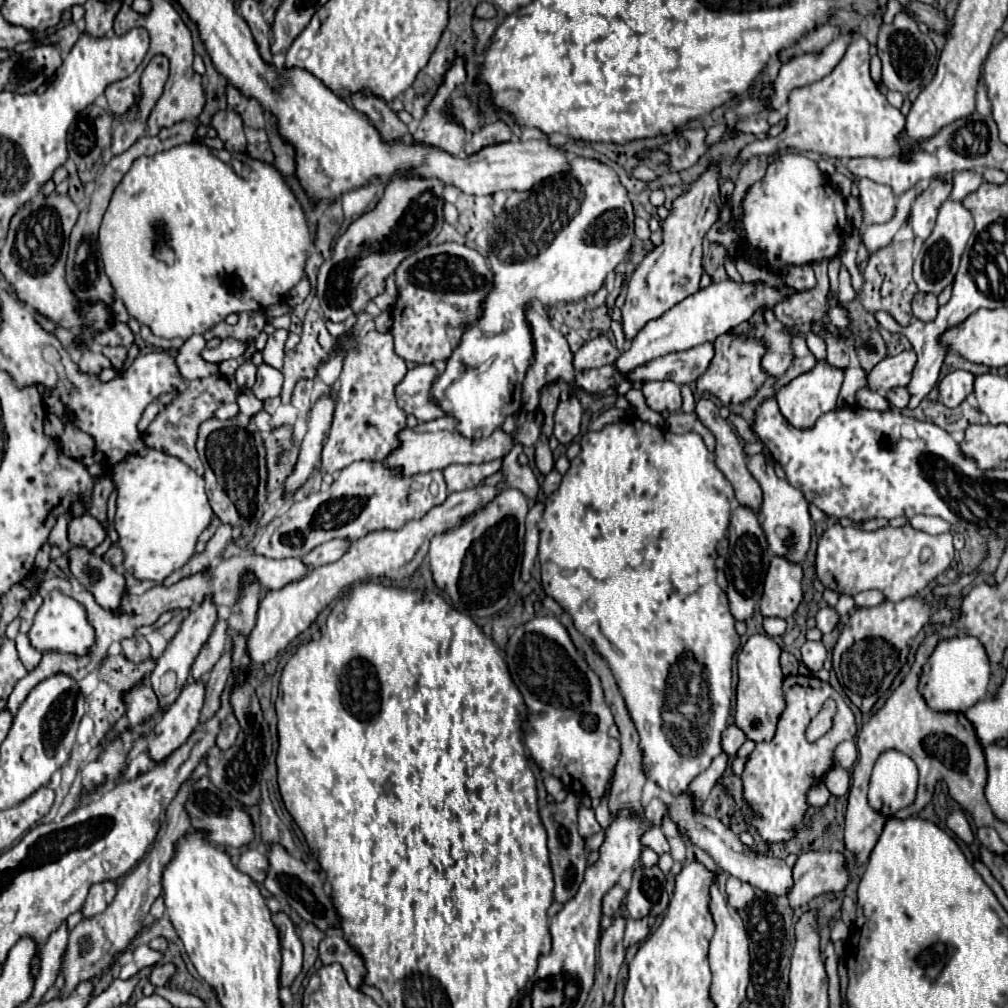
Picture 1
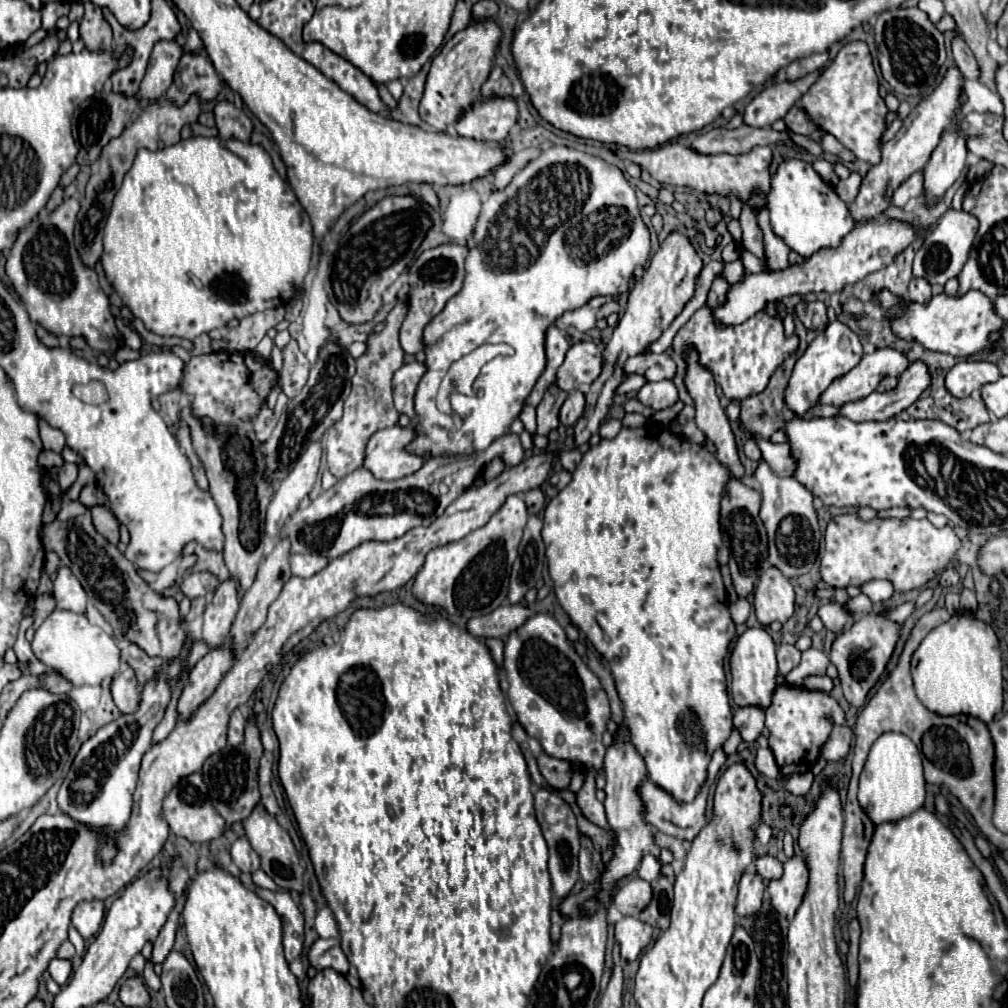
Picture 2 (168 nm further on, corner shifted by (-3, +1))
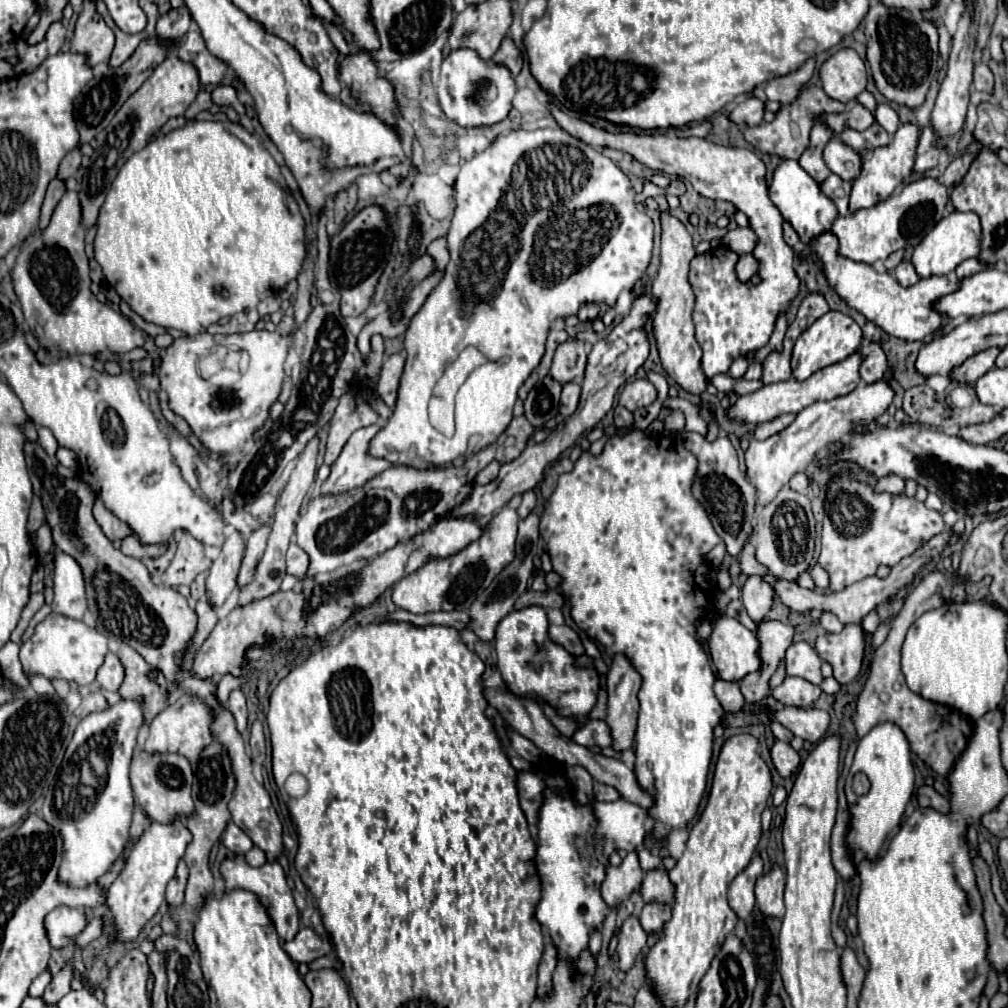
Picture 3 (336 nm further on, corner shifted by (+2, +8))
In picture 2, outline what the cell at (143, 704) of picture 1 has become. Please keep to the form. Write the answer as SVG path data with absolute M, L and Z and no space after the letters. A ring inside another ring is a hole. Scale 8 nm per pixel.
M132 668L122 670L112 680L112 698L114 698L114 704L120 708L120 712L124 714L130 714L138 708L140 690L138 690L138 682Z

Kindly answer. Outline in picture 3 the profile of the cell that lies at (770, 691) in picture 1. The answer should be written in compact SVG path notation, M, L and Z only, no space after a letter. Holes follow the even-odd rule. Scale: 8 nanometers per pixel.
M717 617L715 619L715 629L709 639L709 653L717 667L719 677L723 681L741 681L747 673L757 671L761 667L759 649L761 649L761 643L759 643L755 631L749 631L733 617Z

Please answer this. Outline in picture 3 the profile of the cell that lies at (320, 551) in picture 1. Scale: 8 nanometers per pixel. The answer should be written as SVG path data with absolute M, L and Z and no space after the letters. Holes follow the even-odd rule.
M291 543L287 551L287 573L303 577L307 569L309 569L309 555L299 545Z

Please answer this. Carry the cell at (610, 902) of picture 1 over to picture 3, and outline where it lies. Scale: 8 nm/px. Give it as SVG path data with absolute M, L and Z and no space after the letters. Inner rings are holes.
M659 867L653 871L647 871L641 887L637 889L641 899L645 903L673 903L673 885L667 877L667 869Z

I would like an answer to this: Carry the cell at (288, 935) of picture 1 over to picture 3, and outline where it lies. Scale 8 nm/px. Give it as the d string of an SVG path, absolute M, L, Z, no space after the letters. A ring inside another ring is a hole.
M233 857L233 859L225 859L221 863L221 873L225 877L225 885L227 889L249 889L253 893L257 893L261 897L261 903L265 905L273 925L277 927L277 933L279 933L279 939L285 943L285 941L291 941L297 931L299 931L299 911L295 907L295 901L293 901L293 893L285 881L285 873L281 869L279 863L265 863L263 867L249 867L245 863L243 857Z

